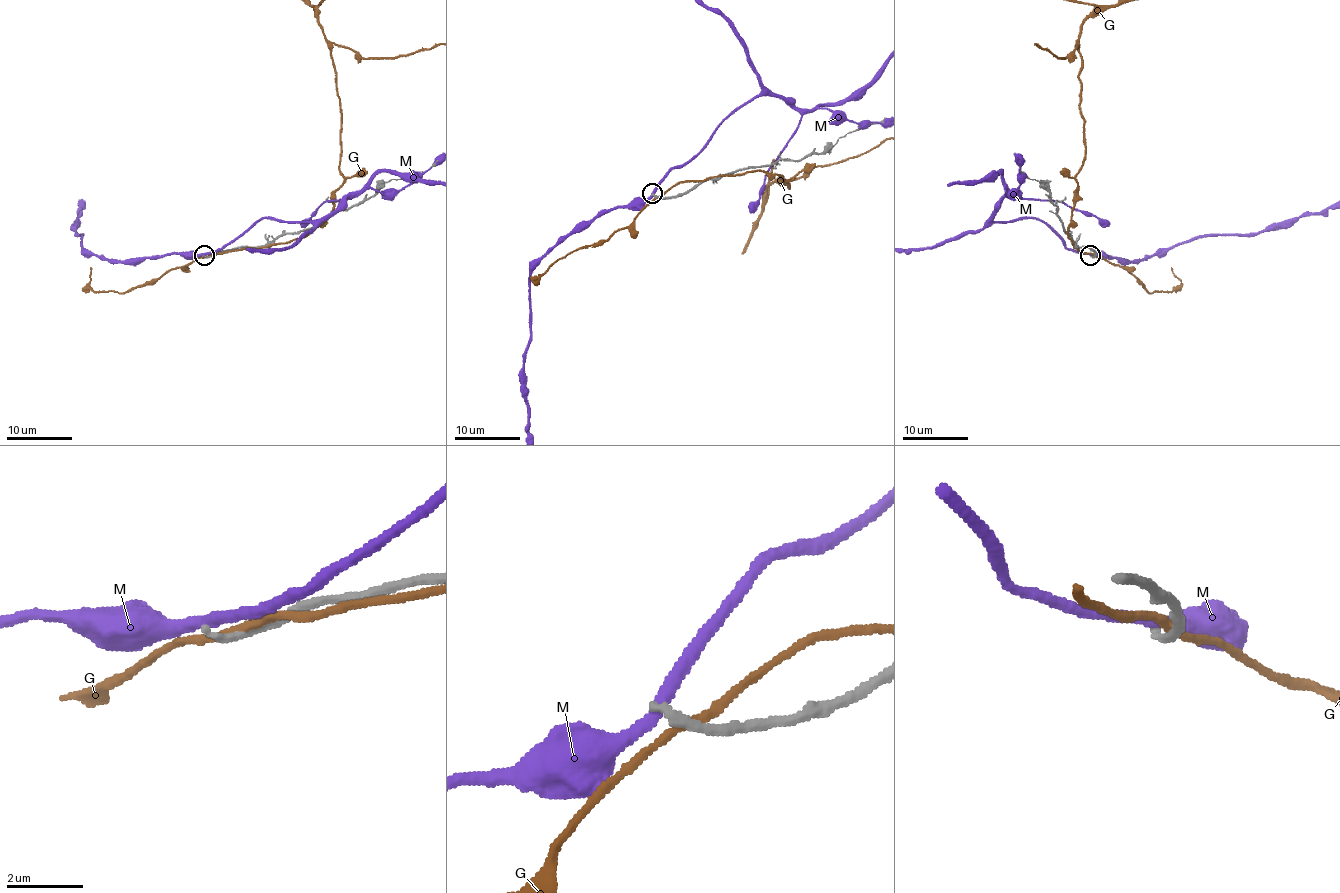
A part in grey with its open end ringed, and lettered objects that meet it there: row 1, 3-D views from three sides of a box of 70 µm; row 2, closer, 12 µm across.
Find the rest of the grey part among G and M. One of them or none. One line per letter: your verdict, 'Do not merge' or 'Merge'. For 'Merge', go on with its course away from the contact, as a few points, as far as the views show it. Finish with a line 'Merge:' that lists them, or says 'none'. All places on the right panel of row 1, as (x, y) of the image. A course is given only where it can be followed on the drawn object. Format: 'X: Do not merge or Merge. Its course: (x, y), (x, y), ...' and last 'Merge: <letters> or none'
G: Do not merge
M: Do not merge
Merge: none

